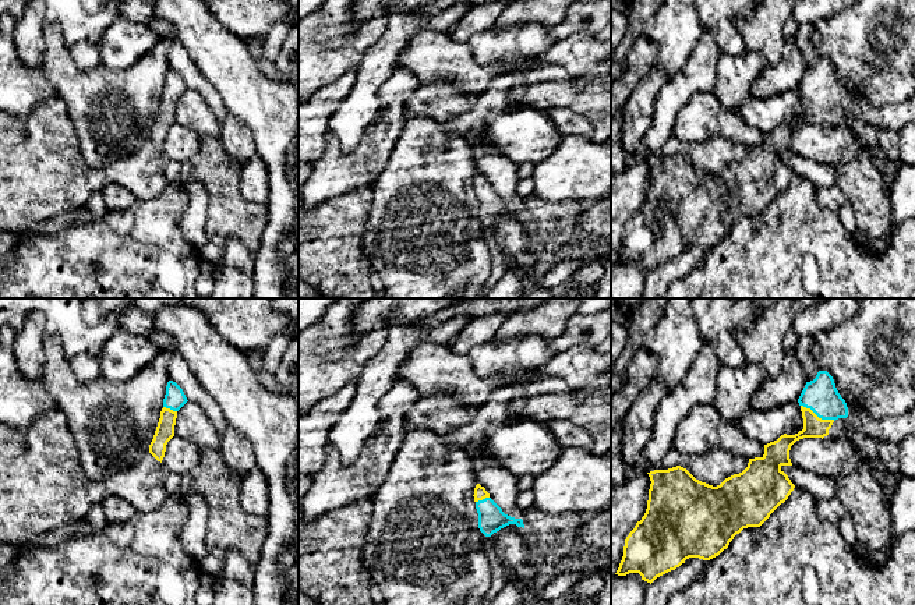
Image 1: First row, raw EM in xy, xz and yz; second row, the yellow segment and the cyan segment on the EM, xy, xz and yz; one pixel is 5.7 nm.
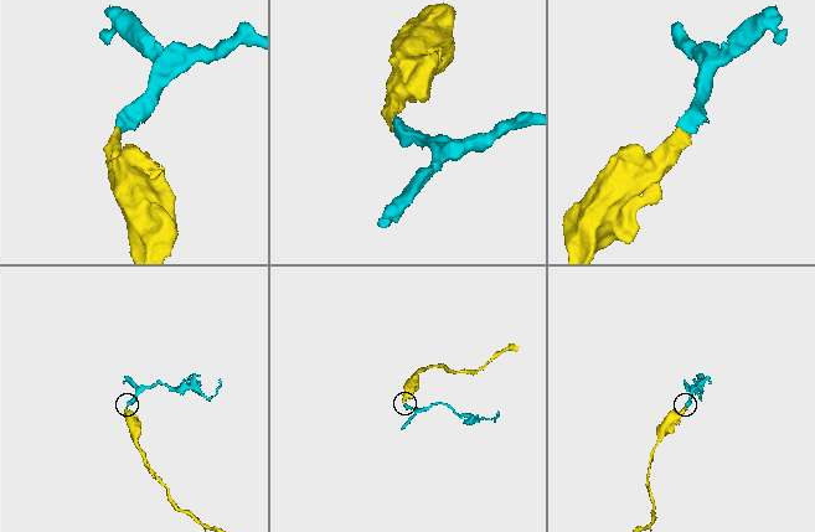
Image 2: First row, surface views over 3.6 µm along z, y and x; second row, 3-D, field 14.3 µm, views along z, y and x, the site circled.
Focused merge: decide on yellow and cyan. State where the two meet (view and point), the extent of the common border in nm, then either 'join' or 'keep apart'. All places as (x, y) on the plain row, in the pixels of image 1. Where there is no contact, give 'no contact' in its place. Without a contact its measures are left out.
contact yz (816, 103); length 220 nm; join

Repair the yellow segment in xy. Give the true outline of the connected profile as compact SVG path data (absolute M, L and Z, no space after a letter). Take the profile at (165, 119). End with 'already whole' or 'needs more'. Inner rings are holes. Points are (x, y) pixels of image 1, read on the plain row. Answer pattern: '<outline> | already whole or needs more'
M173 68L167 70L160 106L149 132L149 141L162 151L167 130L174 124L177 99L187 91L183 77Z | needs more

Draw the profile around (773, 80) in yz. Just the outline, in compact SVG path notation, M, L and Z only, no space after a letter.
M795 38L785 40L784 57L776 64L767 64L752 84L749 96L769 99L785 91L798 89L806 67Z

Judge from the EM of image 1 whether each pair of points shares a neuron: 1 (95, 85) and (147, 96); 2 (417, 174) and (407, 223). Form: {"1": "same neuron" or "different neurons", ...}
{"1": "same neuron", "2": "same neuron"}

